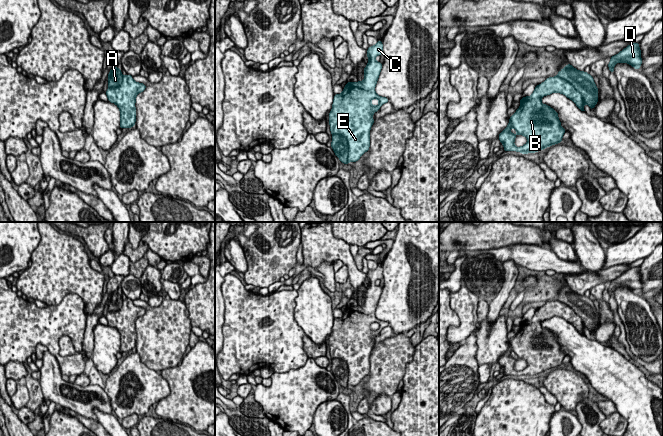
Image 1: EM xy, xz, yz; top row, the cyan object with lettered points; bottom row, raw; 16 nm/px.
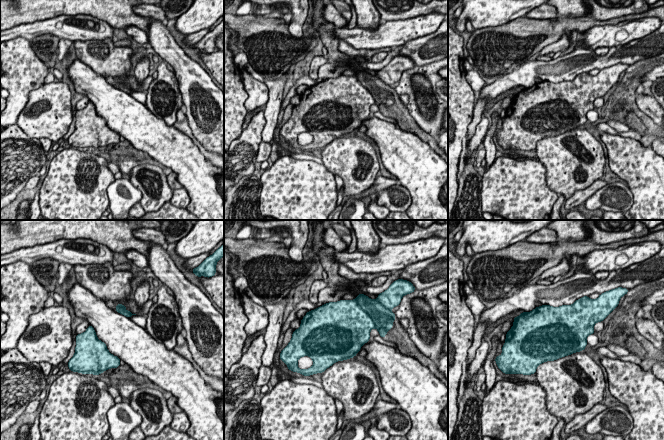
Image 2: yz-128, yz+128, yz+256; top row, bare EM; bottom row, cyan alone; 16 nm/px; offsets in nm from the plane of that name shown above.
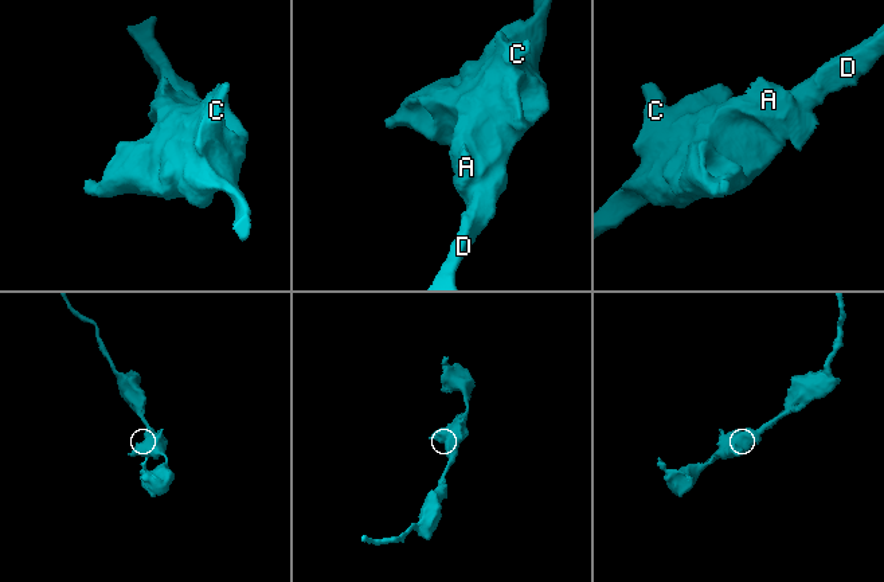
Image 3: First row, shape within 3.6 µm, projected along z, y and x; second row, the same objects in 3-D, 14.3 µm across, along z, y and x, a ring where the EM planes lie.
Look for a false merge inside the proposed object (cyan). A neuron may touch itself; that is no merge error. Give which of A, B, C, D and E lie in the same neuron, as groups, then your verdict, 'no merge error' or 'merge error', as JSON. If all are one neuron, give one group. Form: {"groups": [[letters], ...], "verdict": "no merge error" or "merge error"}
{"groups": [["A"], ["B", "C", "D", "E"]], "verdict": "merge error"}

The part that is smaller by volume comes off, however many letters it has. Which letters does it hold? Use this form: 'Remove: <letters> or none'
Remove: A

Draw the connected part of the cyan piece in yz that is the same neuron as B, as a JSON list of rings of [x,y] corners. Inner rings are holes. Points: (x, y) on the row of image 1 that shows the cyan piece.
[[[558,76],[548,77],[535,86],[531,96],[521,98],[520,107],[509,117],[508,126],[498,136],[504,151],[535,153],[562,142],[562,137],[567,131],[561,127],[558,112],[541,102],[542,97],[554,92],[565,95],[581,111],[585,111],[585,102],[580,92],[565,79]],[[517,135],[525,136],[527,143],[516,147],[514,141]]]

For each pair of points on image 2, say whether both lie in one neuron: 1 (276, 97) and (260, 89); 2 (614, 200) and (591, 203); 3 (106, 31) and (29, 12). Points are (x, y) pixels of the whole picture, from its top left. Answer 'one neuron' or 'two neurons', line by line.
1: two neurons
2: one neuron
3: two neurons

